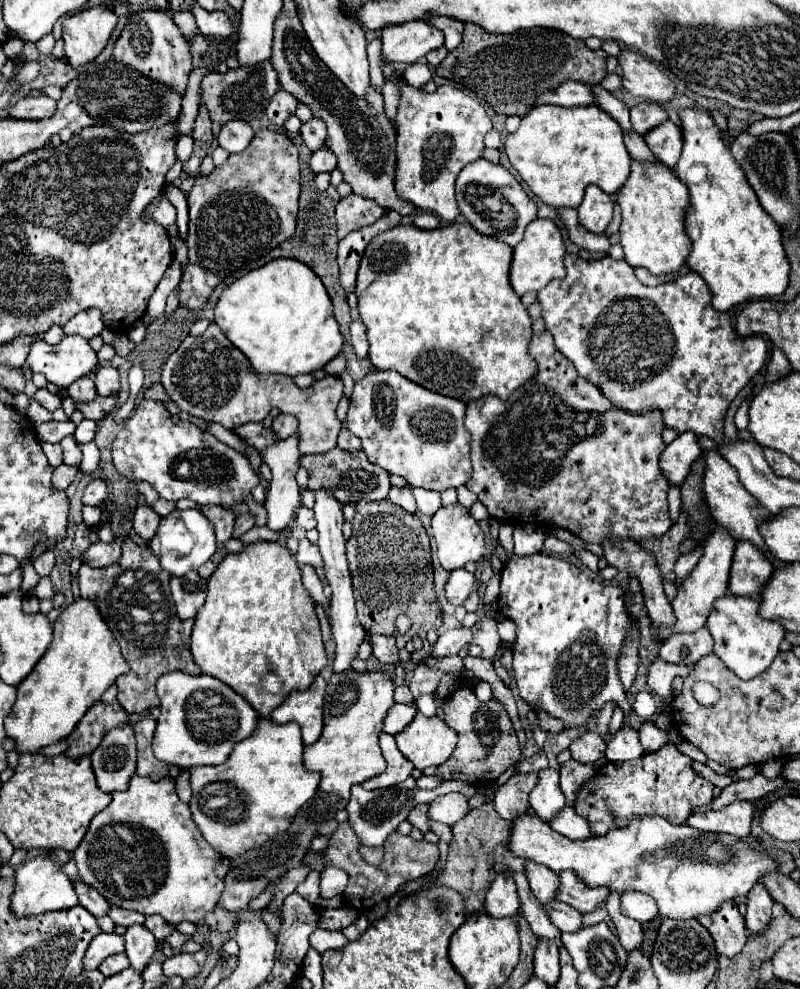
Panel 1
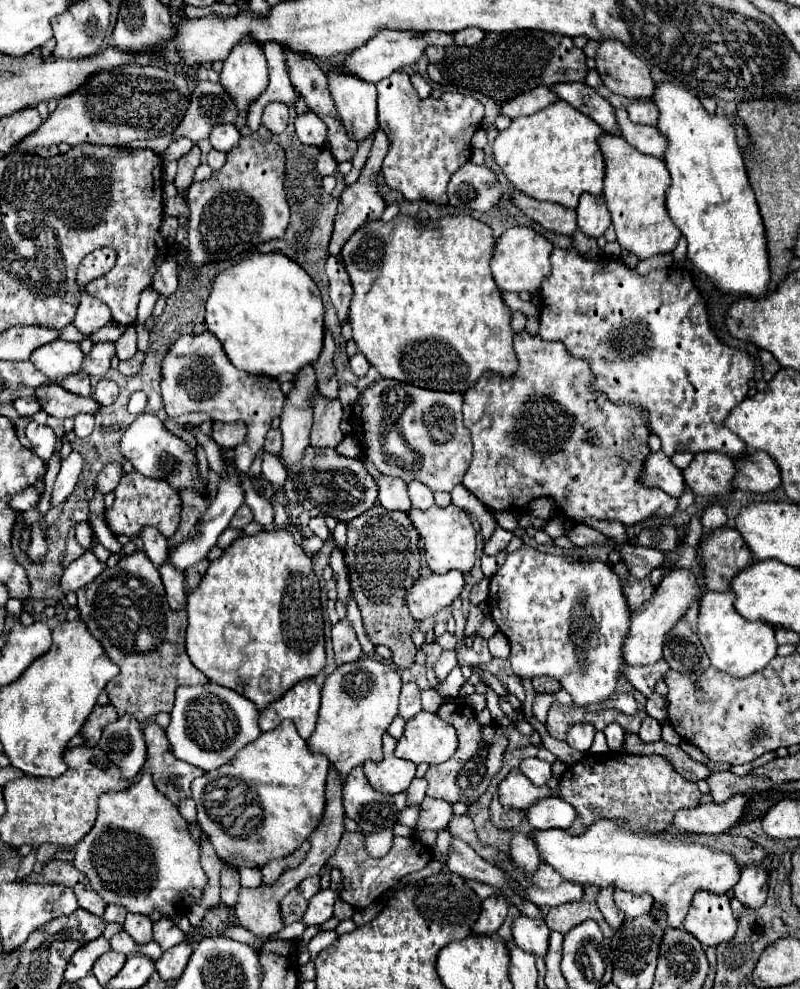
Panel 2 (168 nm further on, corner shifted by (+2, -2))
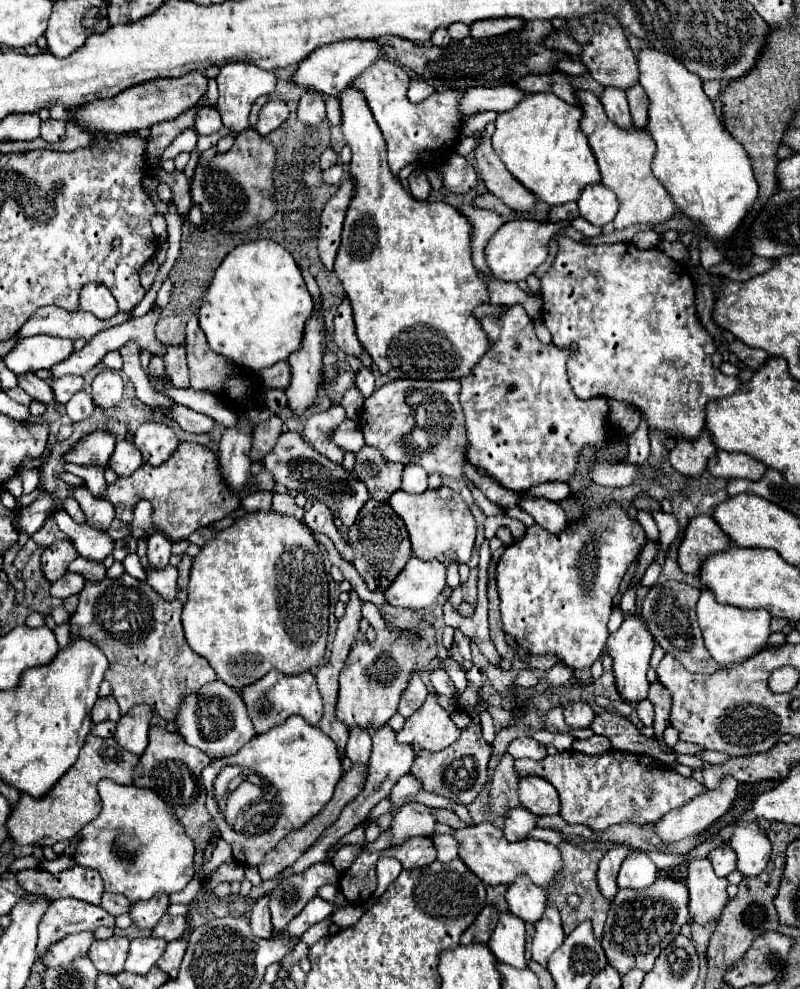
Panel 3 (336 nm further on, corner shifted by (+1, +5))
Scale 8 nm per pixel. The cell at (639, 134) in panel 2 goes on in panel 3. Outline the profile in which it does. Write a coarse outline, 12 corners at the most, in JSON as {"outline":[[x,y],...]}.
{"outline":[[606,87],[600,95],[606,115],[622,129],[634,129],[626,93]]}

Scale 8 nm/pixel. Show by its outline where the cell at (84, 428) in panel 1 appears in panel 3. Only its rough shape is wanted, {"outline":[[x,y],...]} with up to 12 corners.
{"outline":[[86,391],[76,393],[66,403],[72,421],[88,419],[94,411]]}

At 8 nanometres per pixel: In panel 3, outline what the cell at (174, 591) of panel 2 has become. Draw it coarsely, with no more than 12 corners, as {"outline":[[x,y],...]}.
{"outline":[[172,565],[160,571],[148,571],[148,585],[166,601],[176,599],[178,571]]}

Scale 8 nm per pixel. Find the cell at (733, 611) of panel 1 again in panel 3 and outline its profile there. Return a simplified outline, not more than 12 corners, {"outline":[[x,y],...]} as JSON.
{"outline":[[696,605],[704,647],[720,665],[746,659],[770,635],[766,609]]}

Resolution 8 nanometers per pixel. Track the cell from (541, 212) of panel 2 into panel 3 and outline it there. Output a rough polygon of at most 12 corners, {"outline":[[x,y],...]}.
{"outline":[[488,137],[474,149],[486,189],[510,209],[536,201],[496,157]]}

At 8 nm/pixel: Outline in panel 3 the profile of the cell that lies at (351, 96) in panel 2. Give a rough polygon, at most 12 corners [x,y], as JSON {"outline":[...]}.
{"outline":[[340,95],[354,197],[334,273],[390,379],[462,379],[490,347],[472,227],[388,169]]}

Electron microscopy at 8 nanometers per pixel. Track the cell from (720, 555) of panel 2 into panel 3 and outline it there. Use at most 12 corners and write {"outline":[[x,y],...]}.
{"outline":[[708,515],[688,521],[678,565],[698,575],[706,555],[726,551],[728,535]]}

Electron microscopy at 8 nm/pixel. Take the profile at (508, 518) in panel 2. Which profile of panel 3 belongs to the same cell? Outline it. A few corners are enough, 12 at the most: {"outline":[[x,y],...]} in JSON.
{"outline":[[388,381],[360,429],[386,461],[462,479],[460,383]]}

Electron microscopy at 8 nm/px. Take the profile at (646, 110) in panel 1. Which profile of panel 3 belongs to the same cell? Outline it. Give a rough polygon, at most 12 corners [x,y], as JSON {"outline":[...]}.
{"outline":[[640,85],[626,89],[632,123],[648,121],[648,97]]}

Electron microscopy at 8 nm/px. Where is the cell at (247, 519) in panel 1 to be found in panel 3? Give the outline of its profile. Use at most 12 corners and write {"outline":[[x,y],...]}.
{"outline":[[274,493],[272,511],[302,519],[294,497]]}

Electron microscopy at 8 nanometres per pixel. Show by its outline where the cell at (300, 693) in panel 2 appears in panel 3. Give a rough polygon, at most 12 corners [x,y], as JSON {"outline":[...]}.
{"outline":[[270,671],[238,693],[256,733],[292,715],[322,719],[310,671]]}

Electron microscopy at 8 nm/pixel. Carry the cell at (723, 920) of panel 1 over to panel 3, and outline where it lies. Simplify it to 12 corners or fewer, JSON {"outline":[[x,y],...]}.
{"outline":[[708,859],[688,863],[690,917],[716,921],[728,895]]}

